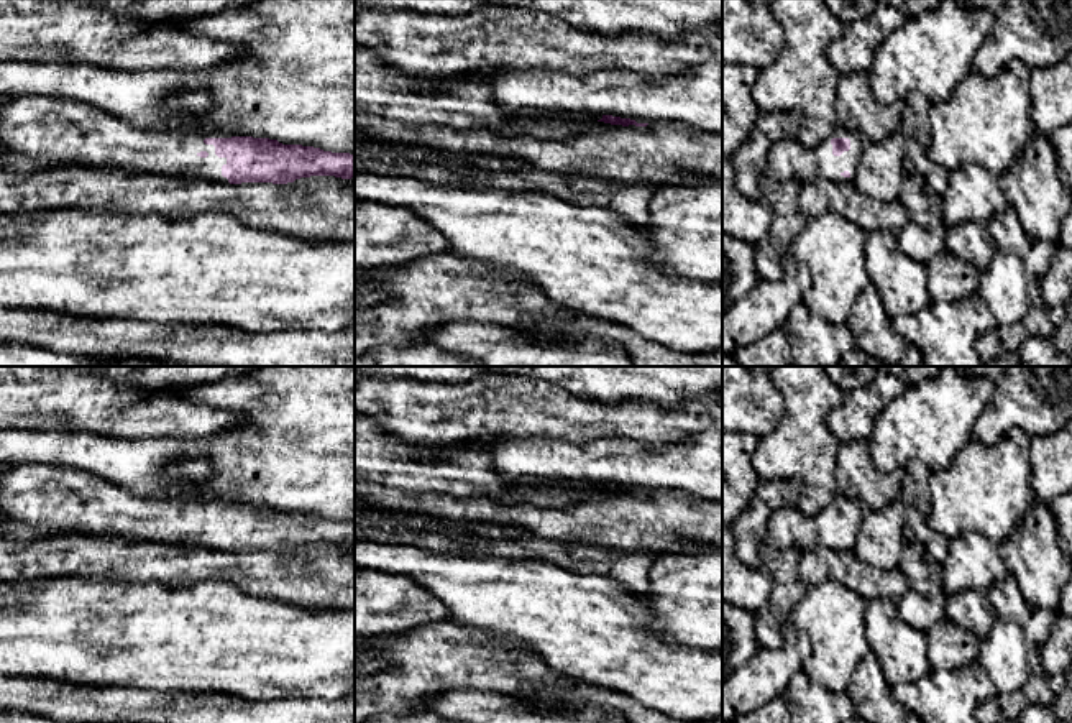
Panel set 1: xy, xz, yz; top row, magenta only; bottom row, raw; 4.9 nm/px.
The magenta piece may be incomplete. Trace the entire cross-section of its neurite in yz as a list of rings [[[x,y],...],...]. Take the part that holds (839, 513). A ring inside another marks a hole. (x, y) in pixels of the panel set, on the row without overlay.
[[[841,493],[816,516],[808,516],[796,506],[778,508],[768,519],[770,541],[780,550],[850,550],[857,541],[862,509],[860,501]]]

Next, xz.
[[[355,412],[355,478],[378,483],[381,486],[397,490],[409,495],[447,495],[450,498],[489,498],[489,500],[517,500],[525,495],[529,488],[545,488],[552,485],[555,490],[571,491],[573,488],[593,488],[611,493],[635,493],[647,495],[648,491],[637,491],[630,486],[612,483],[593,483],[583,480],[509,480],[497,473],[492,457],[488,449],[471,445],[460,452],[448,455],[435,455],[432,447],[419,447],[402,440],[366,416]]]

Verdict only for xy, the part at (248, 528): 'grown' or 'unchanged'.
grown

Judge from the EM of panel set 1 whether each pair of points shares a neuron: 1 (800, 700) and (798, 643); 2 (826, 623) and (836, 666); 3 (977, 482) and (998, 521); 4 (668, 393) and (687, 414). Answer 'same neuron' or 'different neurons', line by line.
1: different neurons
2: same neuron
3: same neuron
4: different neurons

